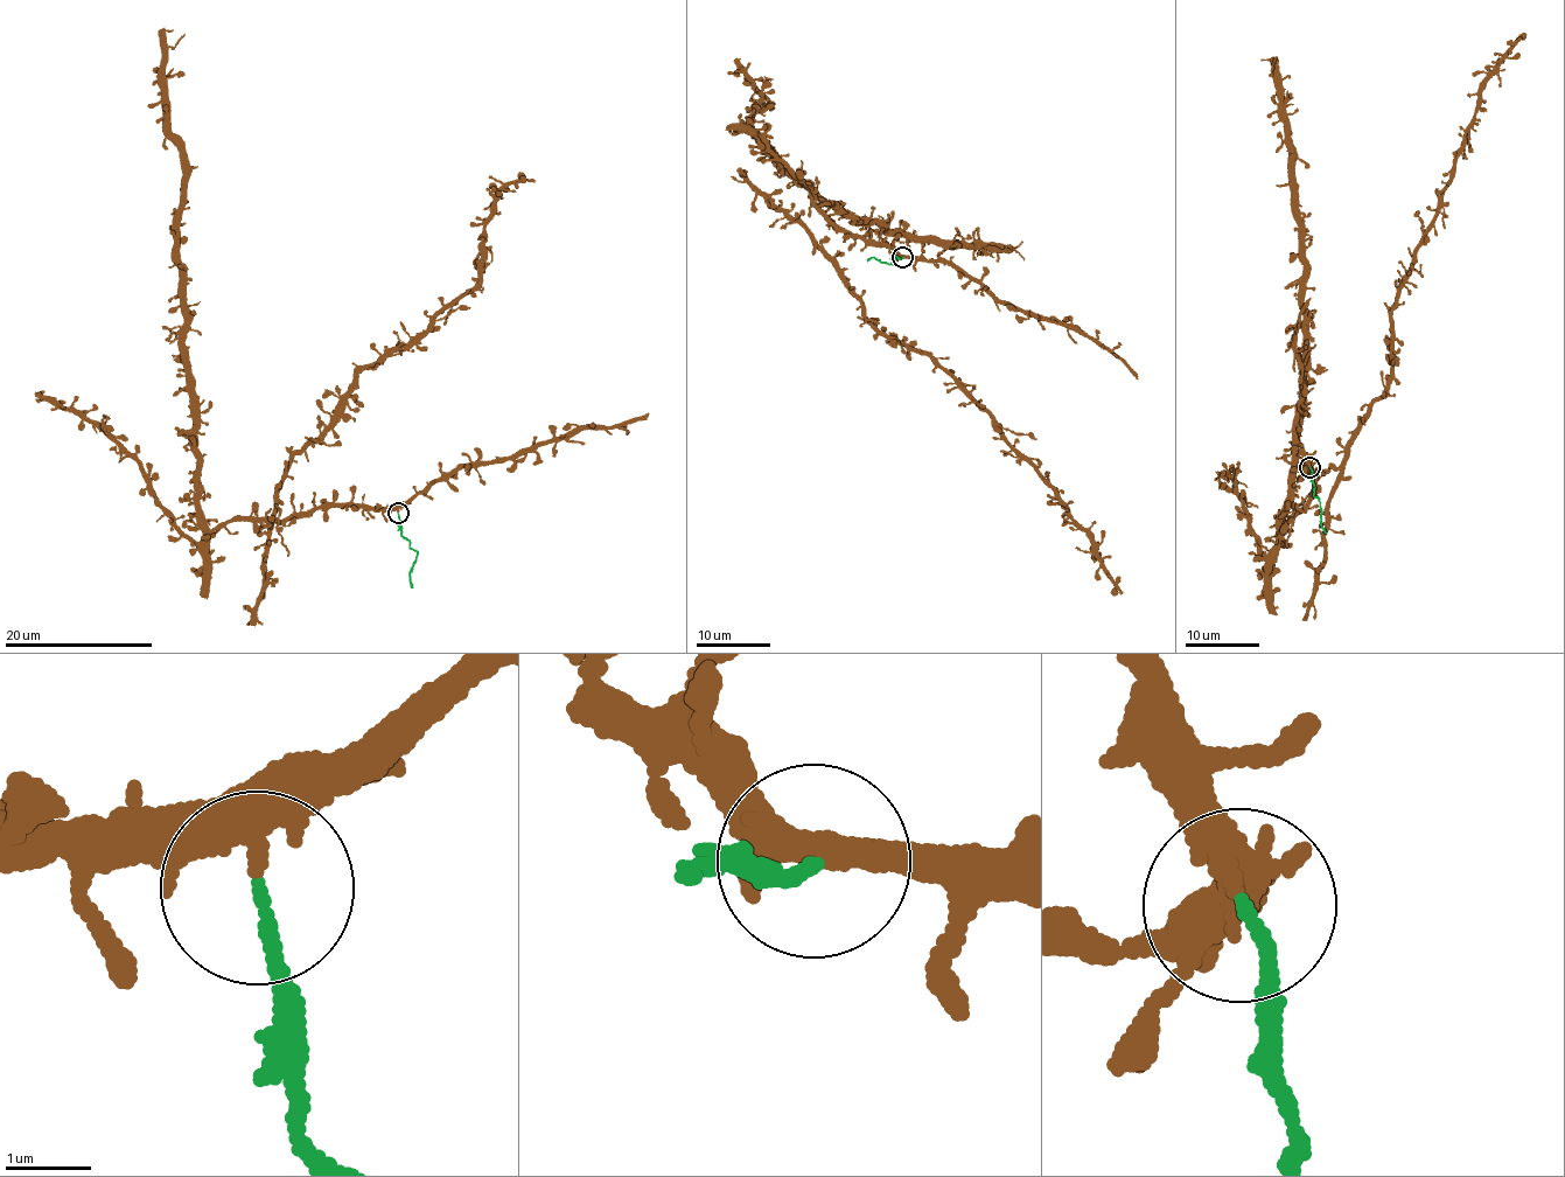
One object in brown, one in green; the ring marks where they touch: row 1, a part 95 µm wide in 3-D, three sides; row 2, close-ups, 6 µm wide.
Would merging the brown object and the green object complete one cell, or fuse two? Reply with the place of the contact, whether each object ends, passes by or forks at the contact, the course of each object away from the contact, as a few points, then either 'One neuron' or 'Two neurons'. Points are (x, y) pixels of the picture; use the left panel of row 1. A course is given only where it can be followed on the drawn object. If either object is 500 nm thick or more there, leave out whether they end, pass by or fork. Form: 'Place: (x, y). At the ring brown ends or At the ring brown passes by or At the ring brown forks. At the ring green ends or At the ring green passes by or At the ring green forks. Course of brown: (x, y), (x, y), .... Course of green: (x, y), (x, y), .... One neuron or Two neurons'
Place: (398, 513). At the ring brown passes by. At the ring green ends. Course of brown: (398, 513), (315, 507), (212, 528), (198, 507), (180, 293), (182, 151), (163, 79), (173, 32). Course of green: (398, 513), (400, 535), (417, 552), (410, 580), (413, 587). Two neurons

